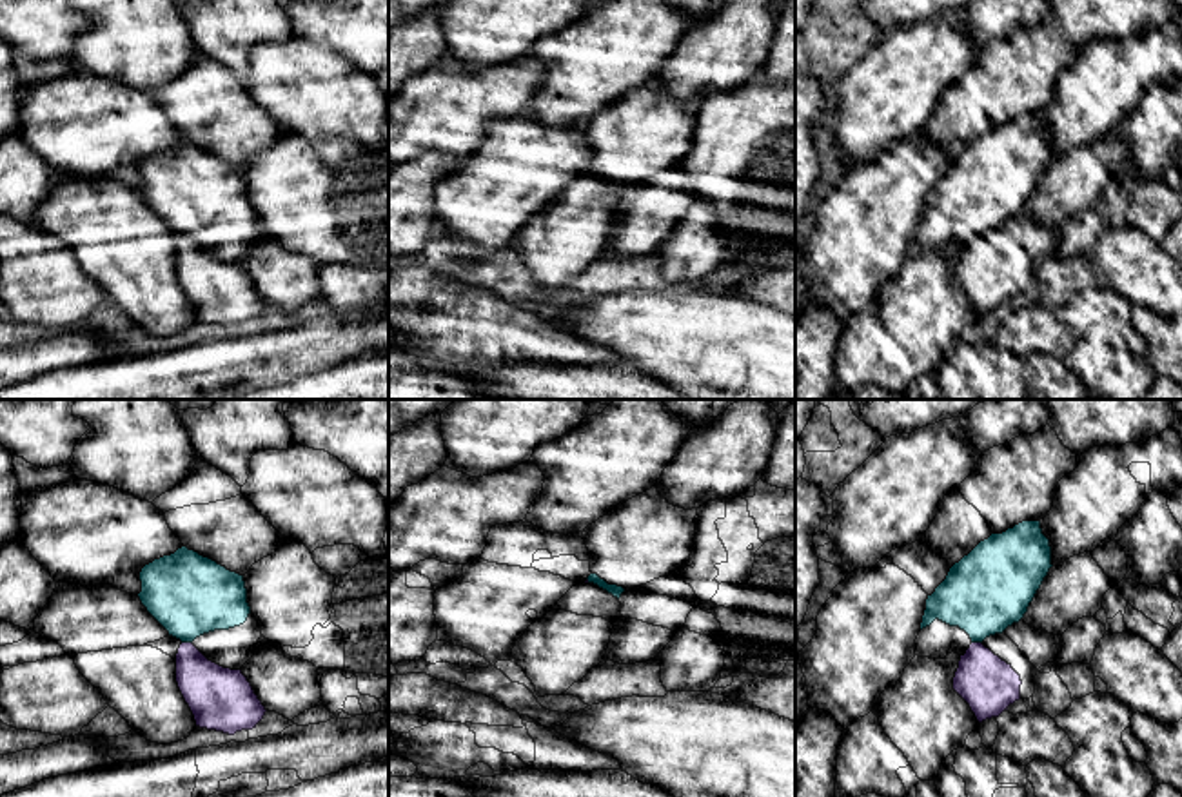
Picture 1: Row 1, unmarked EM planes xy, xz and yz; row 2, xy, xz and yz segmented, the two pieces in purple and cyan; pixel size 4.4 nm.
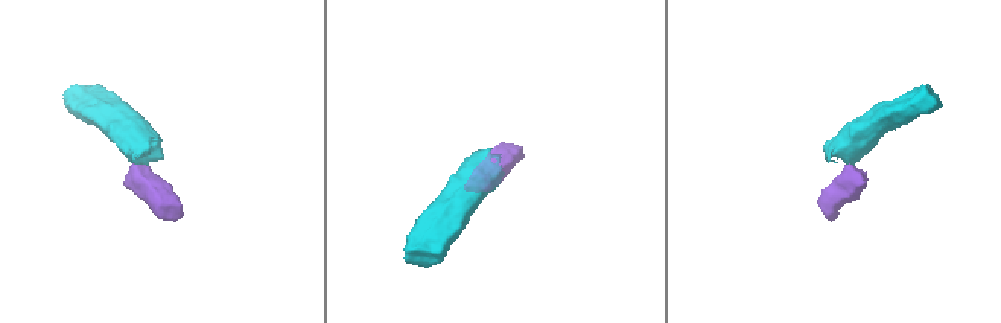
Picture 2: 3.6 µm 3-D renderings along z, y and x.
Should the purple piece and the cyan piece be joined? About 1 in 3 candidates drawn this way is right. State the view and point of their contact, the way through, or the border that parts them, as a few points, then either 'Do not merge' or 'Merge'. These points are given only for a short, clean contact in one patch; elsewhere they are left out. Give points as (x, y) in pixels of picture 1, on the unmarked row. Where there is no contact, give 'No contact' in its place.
Touches purple at xy (187, 236). Boundary: xy (182, 235), (191, 236). Do not merge

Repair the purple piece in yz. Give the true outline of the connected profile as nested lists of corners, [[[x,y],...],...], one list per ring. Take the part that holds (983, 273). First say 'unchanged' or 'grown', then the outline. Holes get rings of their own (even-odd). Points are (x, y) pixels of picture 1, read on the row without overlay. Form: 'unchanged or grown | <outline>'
grown | [[[1019,214],[1002,227],[990,229],[982,236],[971,236],[960,249],[953,283],[970,298],[979,316],[999,310],[1015,294],[1033,290],[1037,263],[1057,252],[1060,231]]]

